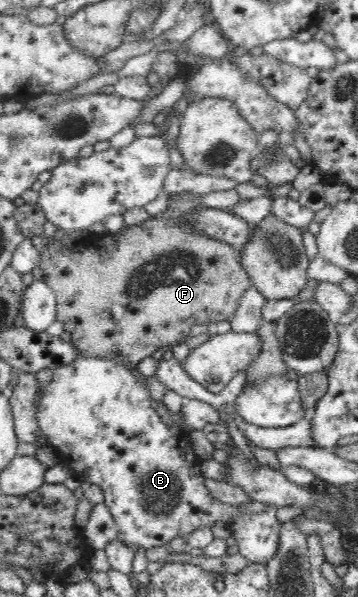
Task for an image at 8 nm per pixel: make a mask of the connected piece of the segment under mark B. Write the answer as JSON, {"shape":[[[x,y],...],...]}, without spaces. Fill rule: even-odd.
{"shape":[[[78,356],[72,364],[62,365],[54,370],[51,381],[44,386],[44,392],[40,397],[40,404],[38,404],[36,408],[39,430],[41,430],[41,434],[47,439],[48,444],[54,448],[60,462],[64,462],[72,468],[75,478],[100,486],[105,496],[104,503],[108,505],[108,509],[110,509],[114,521],[118,524],[118,540],[135,553],[136,548],[138,550],[148,550],[148,548],[161,547],[162,544],[174,540],[176,536],[190,536],[192,532],[200,528],[211,528],[216,522],[228,524],[239,511],[239,508],[237,508],[238,505],[222,503],[212,497],[210,491],[208,491],[204,485],[206,477],[200,470],[200,460],[194,450],[193,432],[202,429],[205,424],[221,422],[219,409],[201,400],[189,399],[188,402],[185,401],[187,400],[184,400],[184,406],[181,408],[181,414],[185,417],[185,419],[182,420],[182,424],[173,422],[174,426],[169,427],[166,423],[162,422],[162,419],[160,419],[160,416],[152,407],[153,401],[148,387],[142,381],[138,381],[129,368],[114,362],[112,359]]]}

